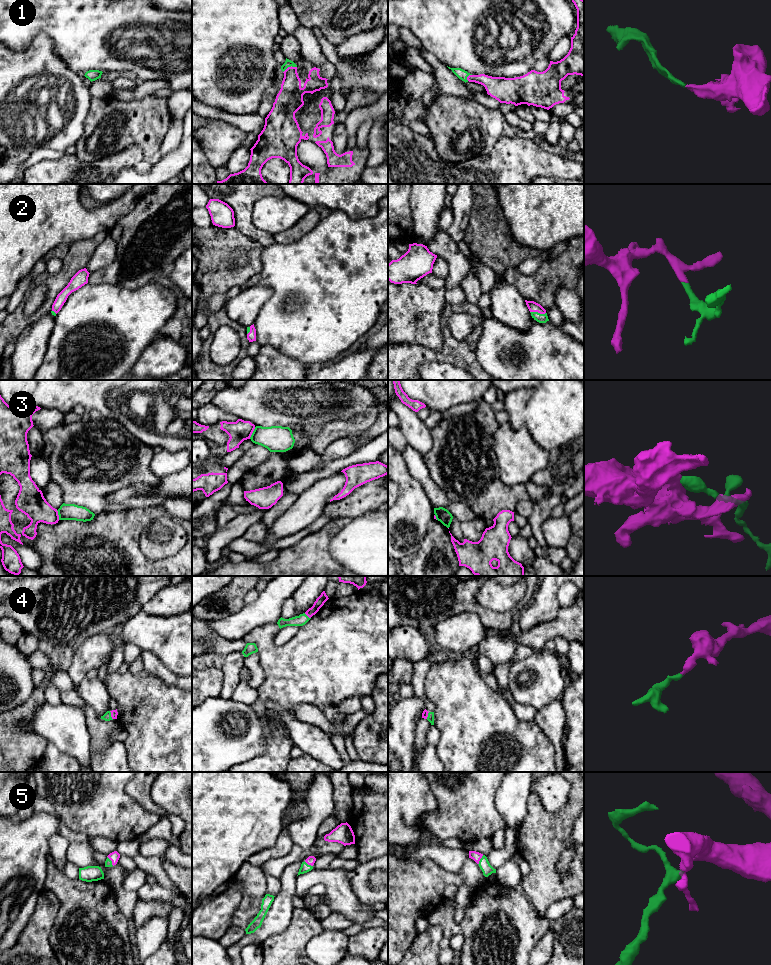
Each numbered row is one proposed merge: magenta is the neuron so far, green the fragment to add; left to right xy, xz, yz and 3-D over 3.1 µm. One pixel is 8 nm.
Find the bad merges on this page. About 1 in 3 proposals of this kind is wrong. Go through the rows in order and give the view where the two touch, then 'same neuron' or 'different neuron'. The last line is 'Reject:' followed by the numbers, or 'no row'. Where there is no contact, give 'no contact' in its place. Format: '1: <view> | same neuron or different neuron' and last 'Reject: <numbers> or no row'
1: xz | same neuron
2: yz | same neuron
3: xz | different neuron
4: xz | same neuron
5: yz | same neuron
Reject: 3

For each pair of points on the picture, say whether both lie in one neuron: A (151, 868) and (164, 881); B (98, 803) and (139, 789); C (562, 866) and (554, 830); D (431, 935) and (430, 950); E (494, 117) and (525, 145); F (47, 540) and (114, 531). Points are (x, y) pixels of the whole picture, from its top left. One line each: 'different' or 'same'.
A: same
B: different
C: different
D: same
E: different
F: same

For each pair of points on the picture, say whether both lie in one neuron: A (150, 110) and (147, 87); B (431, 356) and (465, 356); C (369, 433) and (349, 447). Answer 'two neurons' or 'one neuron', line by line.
A: two neurons
B: one neuron
C: one neuron

